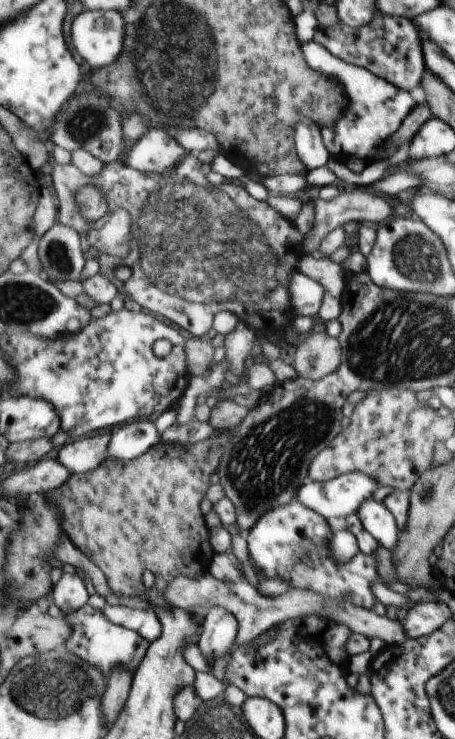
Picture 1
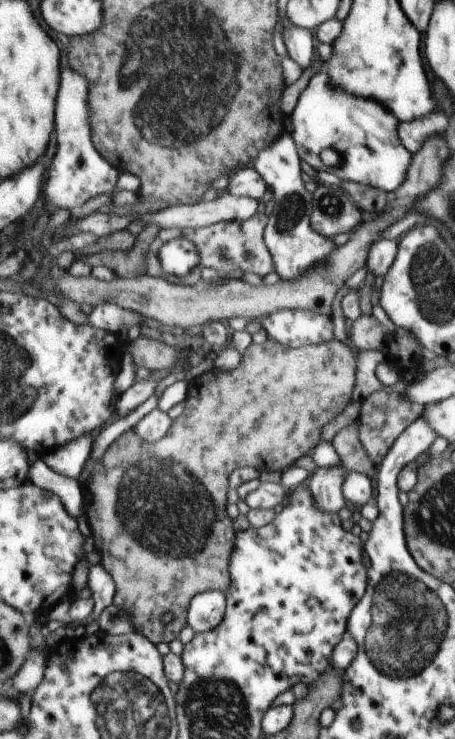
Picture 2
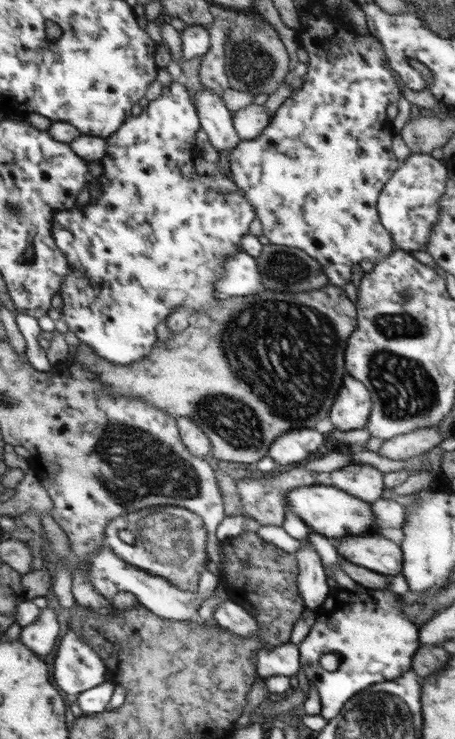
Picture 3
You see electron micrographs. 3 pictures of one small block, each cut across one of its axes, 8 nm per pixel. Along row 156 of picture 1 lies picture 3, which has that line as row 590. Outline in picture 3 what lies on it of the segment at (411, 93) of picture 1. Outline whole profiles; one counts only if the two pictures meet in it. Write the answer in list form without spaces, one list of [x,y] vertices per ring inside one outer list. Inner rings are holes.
[[[358,586],[358,590],[356,590],[356,592],[355,589],[354,592],[351,592],[346,589],[343,590],[341,588],[337,588],[330,590],[329,596],[326,597],[326,600],[324,600],[324,602],[316,609],[318,623],[312,626],[312,628],[310,629],[310,636],[300,645],[300,650],[302,654],[301,660],[303,669],[305,670],[310,684],[316,685],[316,690],[318,690],[318,694],[320,696],[320,716],[322,716],[322,718],[325,718],[327,721],[332,720],[335,716],[338,716],[338,714],[340,714],[340,710],[342,710],[342,707],[344,706],[344,704],[346,704],[346,701],[350,700],[350,698],[356,695],[357,692],[360,692],[361,690],[364,690],[369,686],[372,686],[373,684],[386,682],[387,680],[396,680],[397,678],[400,678],[400,676],[402,676],[406,671],[409,671],[411,669],[413,657],[416,655],[417,650],[422,648],[422,627],[418,627],[417,624],[414,624],[412,619],[410,619],[410,617],[408,617],[406,613],[404,613],[405,604],[401,604],[401,597],[402,596],[395,595],[391,591],[376,591],[373,589],[366,589],[360,586]],[[346,610],[378,610],[378,612],[346,612]],[[325,654],[334,654],[338,656],[338,659],[340,659],[340,664],[338,665],[338,668],[336,670],[326,671],[322,668],[322,666],[320,665],[320,659]]]

